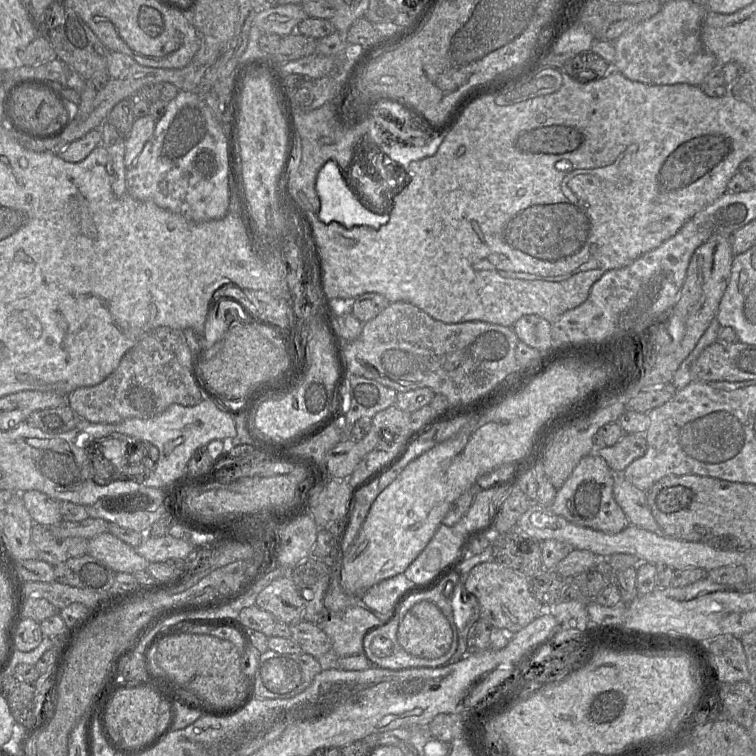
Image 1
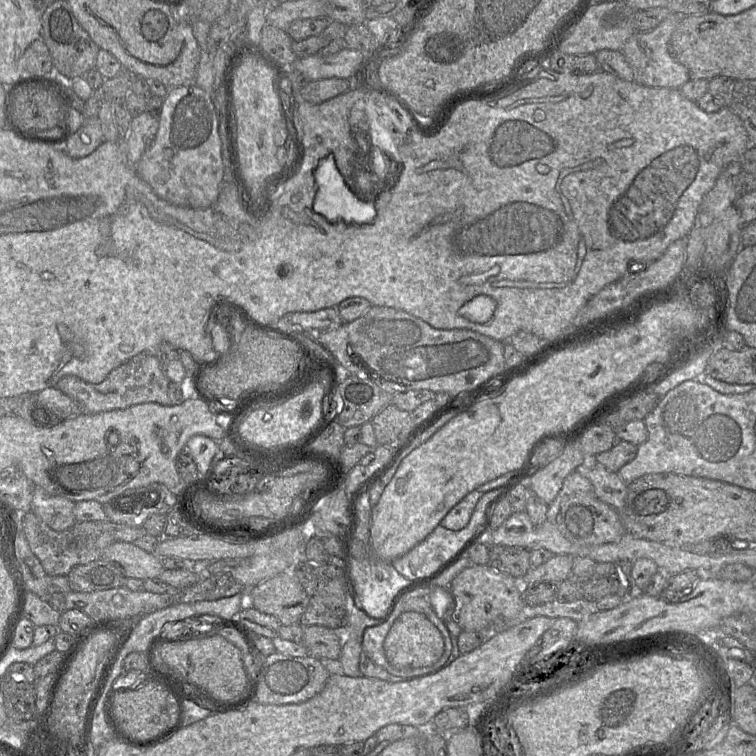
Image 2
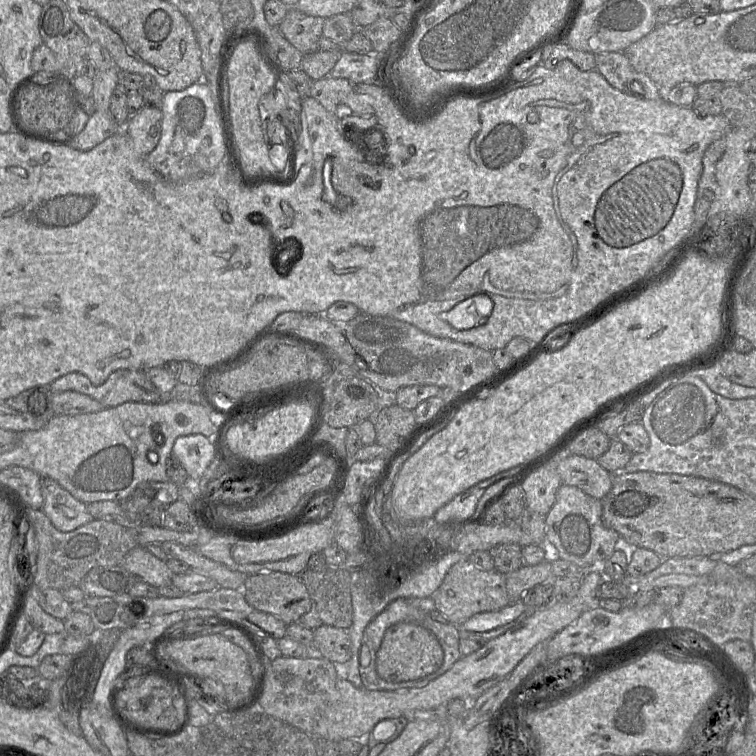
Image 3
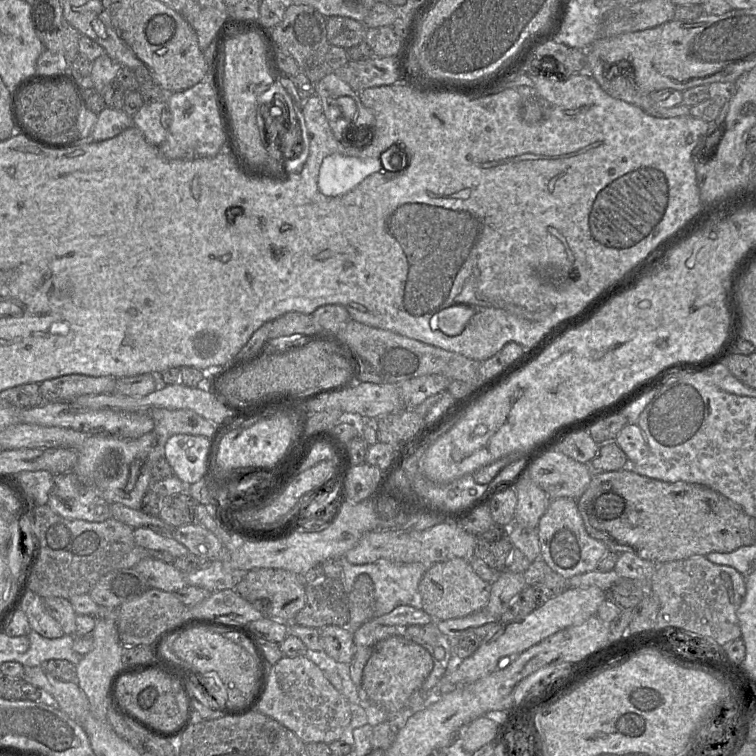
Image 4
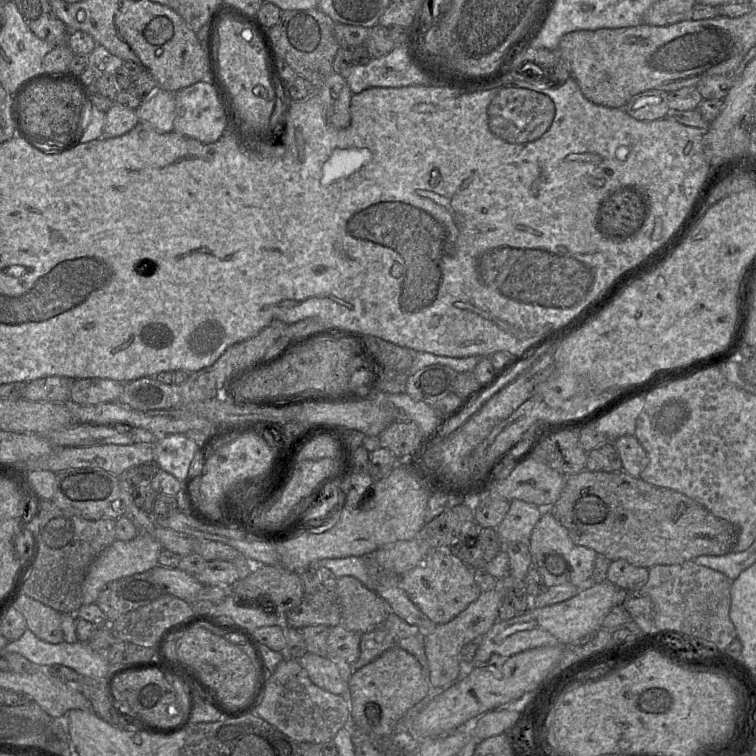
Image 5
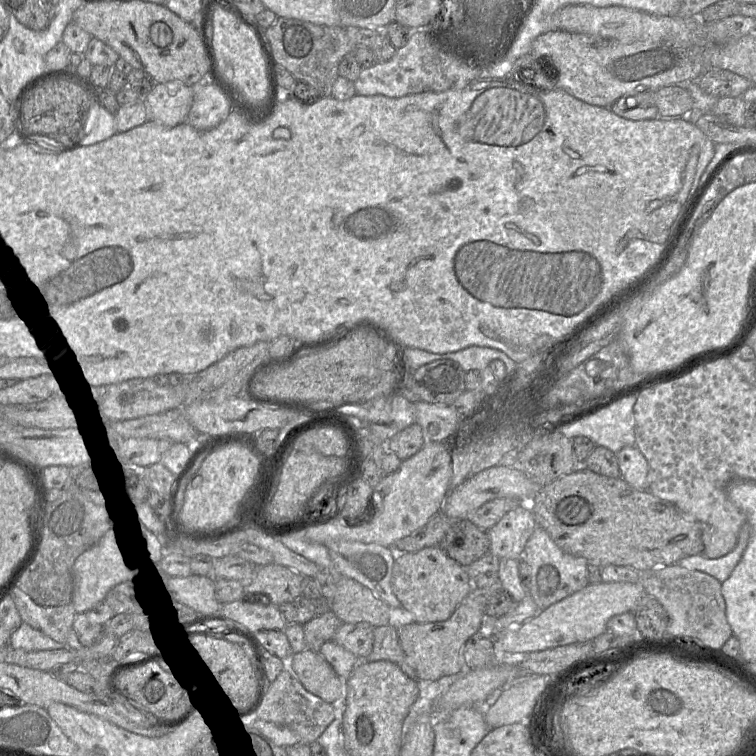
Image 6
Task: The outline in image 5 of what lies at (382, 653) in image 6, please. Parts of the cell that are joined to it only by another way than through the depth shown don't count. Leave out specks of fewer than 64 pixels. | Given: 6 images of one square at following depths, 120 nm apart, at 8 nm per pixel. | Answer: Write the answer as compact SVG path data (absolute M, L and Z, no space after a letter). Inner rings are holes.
M392 611L386 620L372 631L361 634L360 654L352 664L354 670L372 662L386 650L396 646L398 640L417 635L422 631L418 626L410 625Z

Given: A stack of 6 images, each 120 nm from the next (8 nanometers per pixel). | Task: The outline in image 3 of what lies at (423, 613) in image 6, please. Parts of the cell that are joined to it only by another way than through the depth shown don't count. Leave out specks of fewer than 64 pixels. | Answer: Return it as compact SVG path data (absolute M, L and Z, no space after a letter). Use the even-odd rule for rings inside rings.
M468 559L456 563L446 574L433 594L434 608L451 624L461 626L478 613L494 612L508 606L510 598L506 591L505 576L494 571L483 571Z

